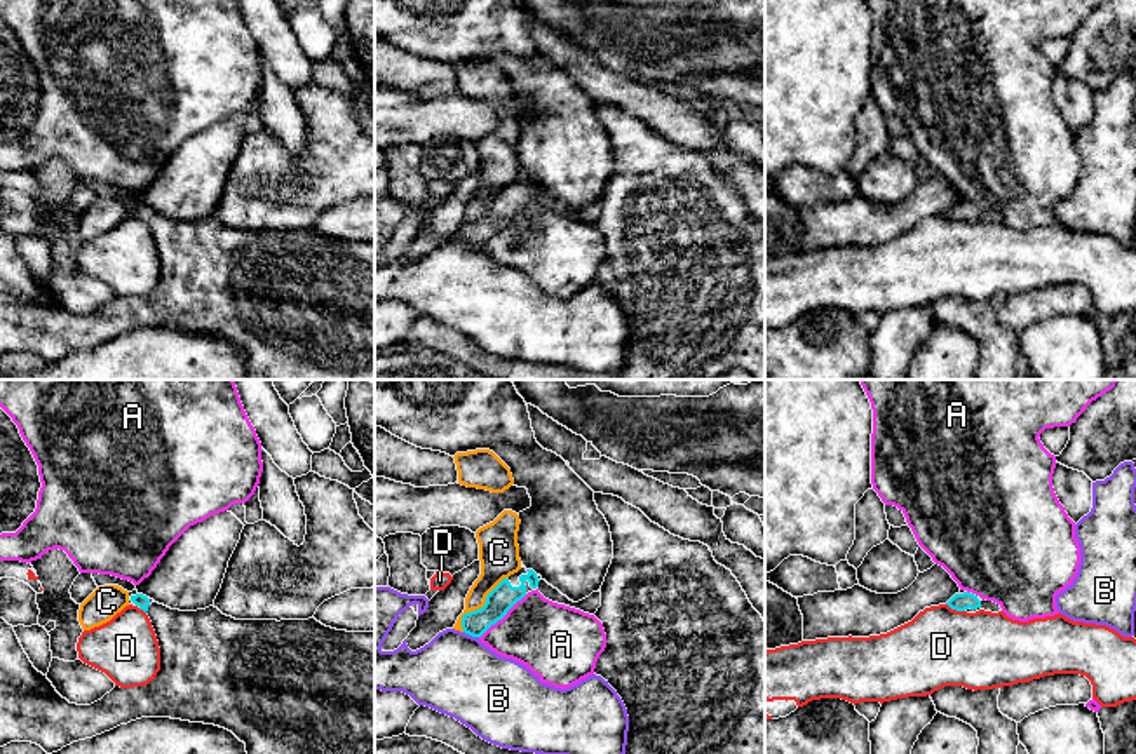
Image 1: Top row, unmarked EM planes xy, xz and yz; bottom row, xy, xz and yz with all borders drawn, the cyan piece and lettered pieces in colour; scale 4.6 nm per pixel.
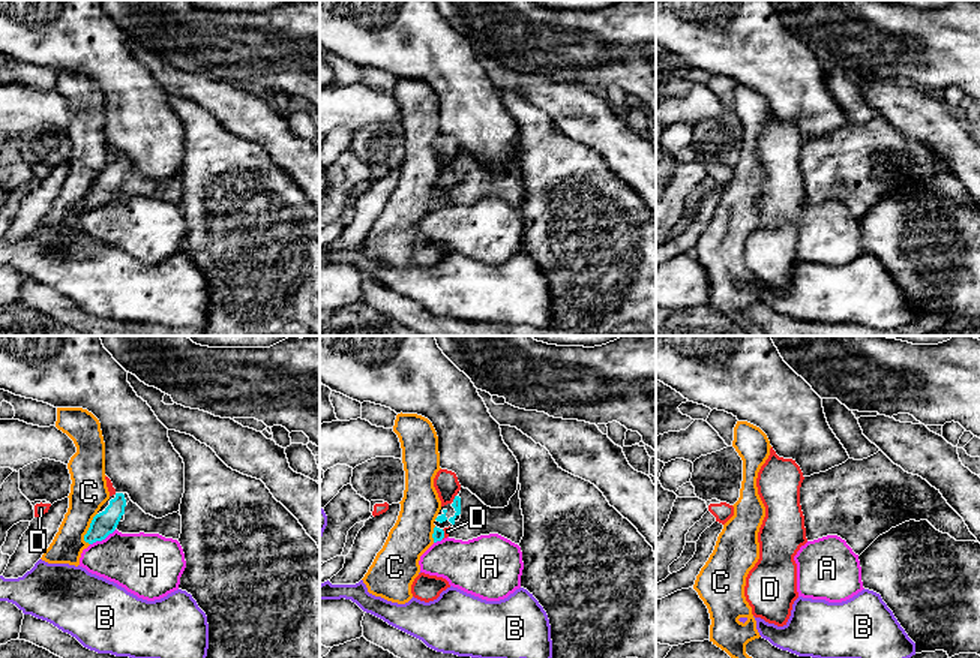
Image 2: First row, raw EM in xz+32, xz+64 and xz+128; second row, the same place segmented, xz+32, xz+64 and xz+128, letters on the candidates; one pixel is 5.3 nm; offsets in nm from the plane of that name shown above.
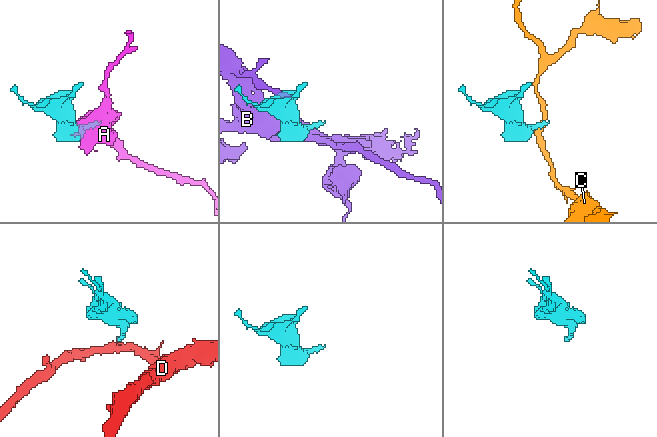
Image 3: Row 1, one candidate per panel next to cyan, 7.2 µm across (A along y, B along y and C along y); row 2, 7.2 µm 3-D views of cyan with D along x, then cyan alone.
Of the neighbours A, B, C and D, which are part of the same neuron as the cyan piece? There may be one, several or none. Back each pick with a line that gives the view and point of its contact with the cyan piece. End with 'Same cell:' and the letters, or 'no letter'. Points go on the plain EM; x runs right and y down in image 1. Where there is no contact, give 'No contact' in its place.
Same cell: no letter

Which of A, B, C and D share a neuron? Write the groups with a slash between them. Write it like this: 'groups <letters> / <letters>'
groups A / B / C / D

